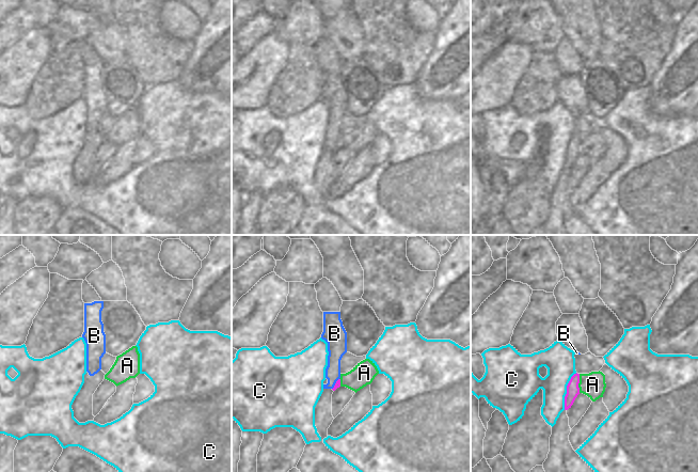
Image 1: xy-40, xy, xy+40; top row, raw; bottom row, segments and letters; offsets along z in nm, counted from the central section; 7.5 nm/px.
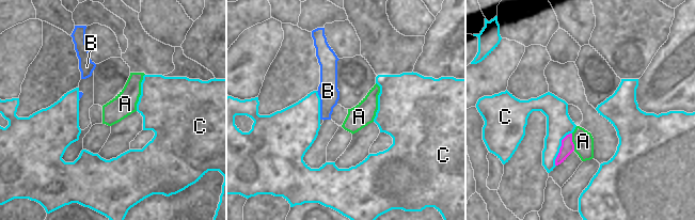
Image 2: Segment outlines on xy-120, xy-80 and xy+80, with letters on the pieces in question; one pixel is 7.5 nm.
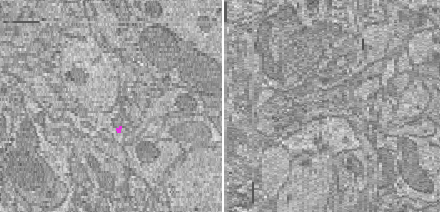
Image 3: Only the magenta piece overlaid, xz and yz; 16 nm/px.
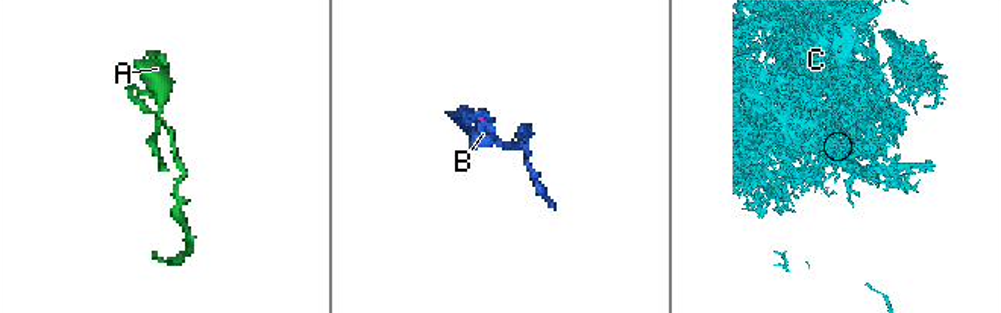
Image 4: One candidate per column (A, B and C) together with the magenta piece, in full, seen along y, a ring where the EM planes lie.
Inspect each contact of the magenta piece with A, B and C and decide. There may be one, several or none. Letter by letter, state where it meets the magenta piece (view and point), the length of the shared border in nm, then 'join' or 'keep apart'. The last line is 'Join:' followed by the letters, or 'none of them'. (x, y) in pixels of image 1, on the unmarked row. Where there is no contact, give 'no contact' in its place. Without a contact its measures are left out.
A: xy+40 (578, 143) | 140 nm | keep apart
B: xy (335, 144) | 100 nm | join
C: xy+40 (567, 152) | 300 nm | keep apart
Join: B

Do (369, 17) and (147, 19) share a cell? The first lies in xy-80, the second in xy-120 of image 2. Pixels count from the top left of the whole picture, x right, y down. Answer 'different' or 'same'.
different

